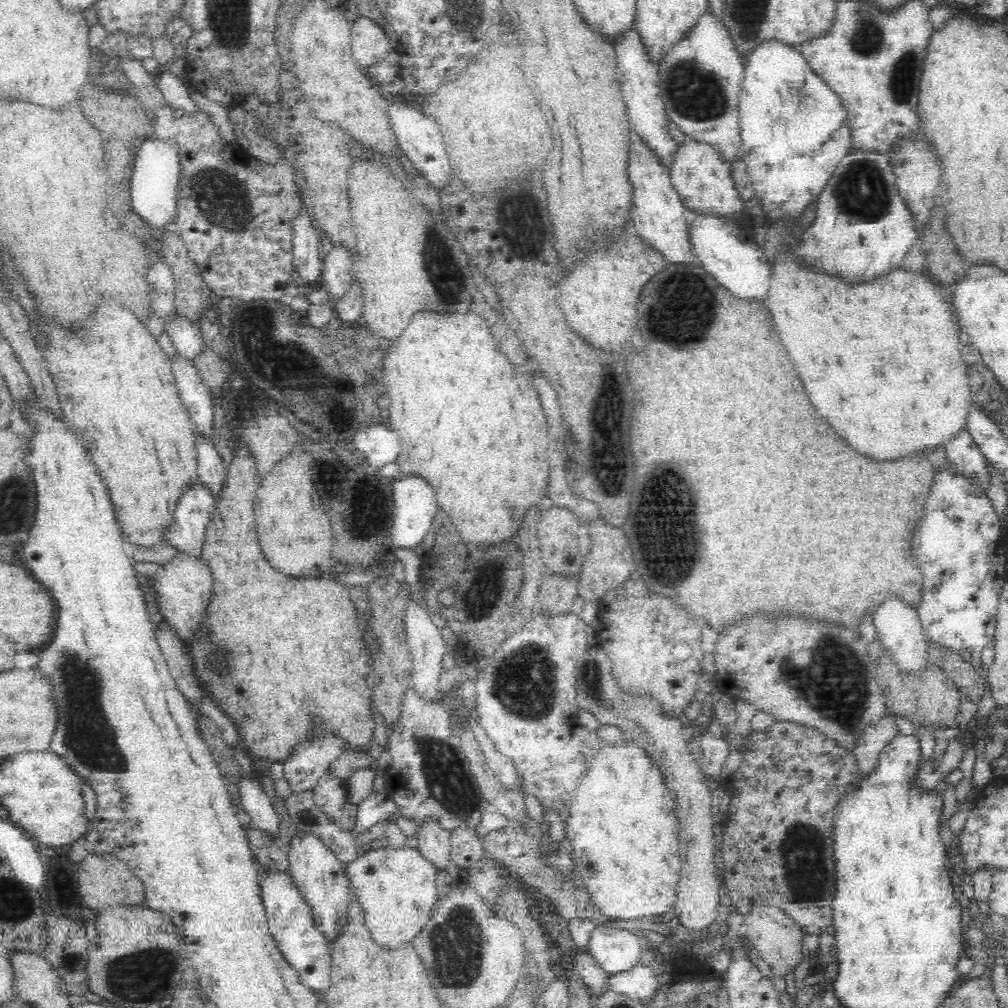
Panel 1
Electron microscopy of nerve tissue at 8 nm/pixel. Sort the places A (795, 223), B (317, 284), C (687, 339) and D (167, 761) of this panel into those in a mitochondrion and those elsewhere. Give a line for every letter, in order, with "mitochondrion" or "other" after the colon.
A: other
B: other
C: mitochondrion
D: other

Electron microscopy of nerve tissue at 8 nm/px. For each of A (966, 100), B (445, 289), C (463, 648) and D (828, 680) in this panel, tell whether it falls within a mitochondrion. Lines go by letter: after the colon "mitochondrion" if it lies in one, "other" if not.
A: other
B: mitochondrion
C: other
D: mitochondrion

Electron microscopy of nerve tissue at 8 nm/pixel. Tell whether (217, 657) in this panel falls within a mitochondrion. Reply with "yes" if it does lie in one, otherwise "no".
yes

